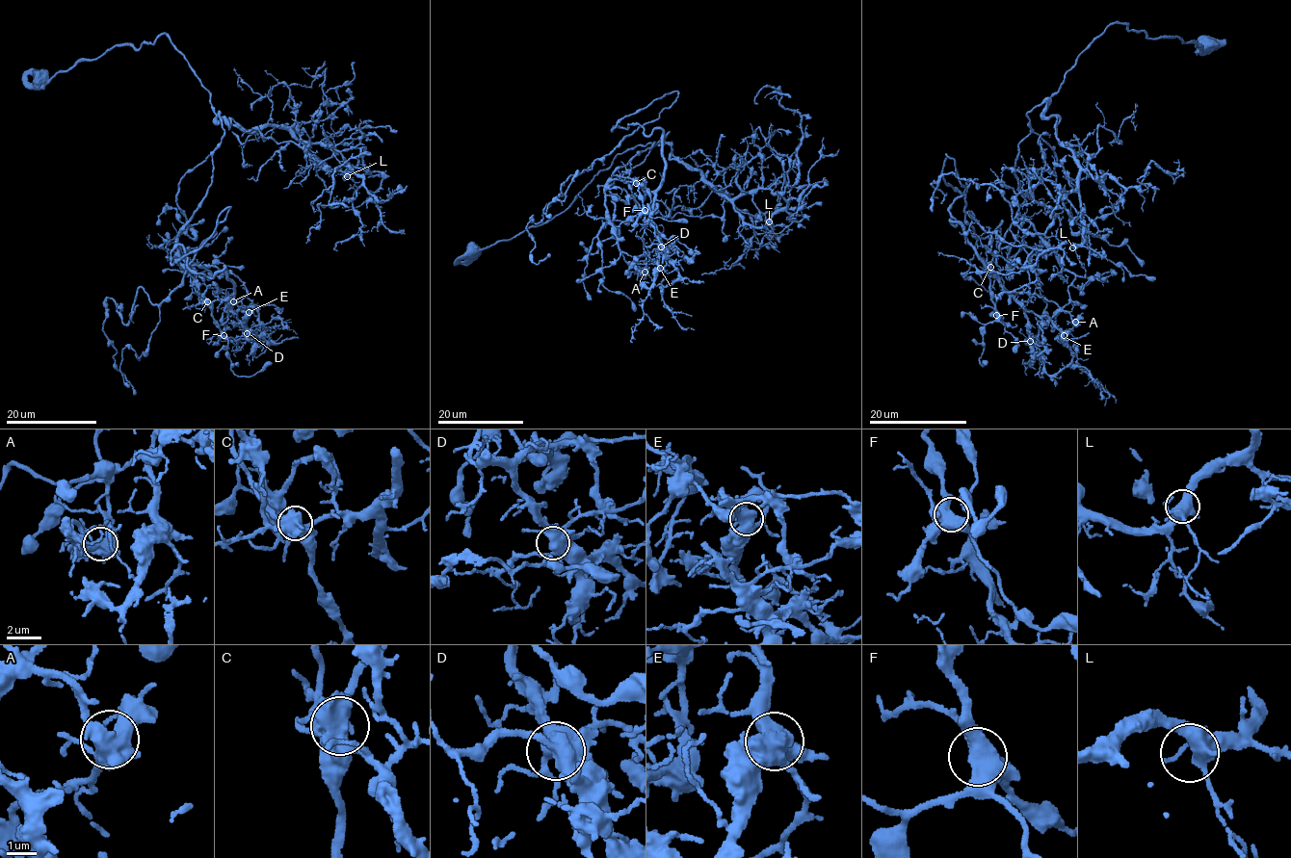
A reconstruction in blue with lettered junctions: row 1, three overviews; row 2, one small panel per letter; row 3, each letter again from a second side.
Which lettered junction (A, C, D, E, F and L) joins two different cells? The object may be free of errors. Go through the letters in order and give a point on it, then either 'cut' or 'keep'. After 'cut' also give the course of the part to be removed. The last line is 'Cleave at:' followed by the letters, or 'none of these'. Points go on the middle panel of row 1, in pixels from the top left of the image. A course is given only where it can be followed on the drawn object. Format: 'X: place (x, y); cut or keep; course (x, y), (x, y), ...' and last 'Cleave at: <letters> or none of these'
A: place (645, 272); keep
C: place (636, 183); cut; course (636, 183), (662, 181), (662, 131), (614, 126), (676, 91), (530, 220), (531, 258), (549, 253)
D: place (661, 246); keep
E: place (660, 268); keep
F: place (645, 210); keep
L: place (769, 221); keep
Cleave at: C

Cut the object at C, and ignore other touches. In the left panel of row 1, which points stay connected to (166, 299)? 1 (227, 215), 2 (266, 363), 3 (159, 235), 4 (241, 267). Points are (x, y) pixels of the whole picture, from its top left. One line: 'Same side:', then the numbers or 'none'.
Same side: 1

